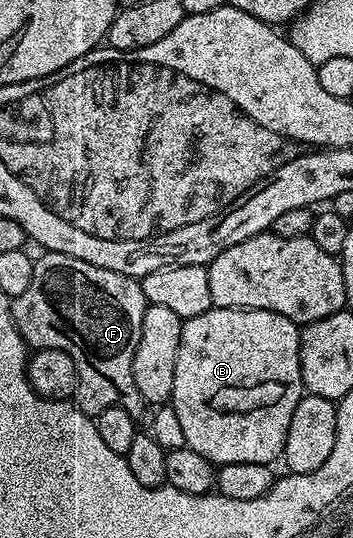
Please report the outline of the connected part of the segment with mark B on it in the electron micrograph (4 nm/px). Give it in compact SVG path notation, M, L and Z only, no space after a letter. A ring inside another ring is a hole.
M212 306L210 311L184 319L169 406L181 420L187 446L214 465L241 461L271 465L282 456L293 409L297 409L305 394L299 360L300 330L300 324L281 317L276 311L248 311L237 307Z

